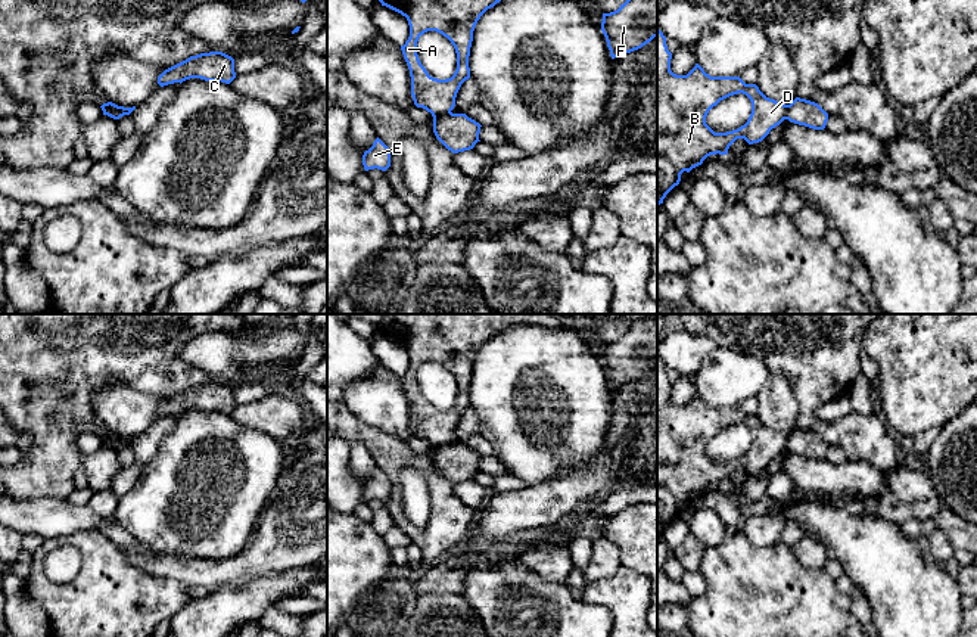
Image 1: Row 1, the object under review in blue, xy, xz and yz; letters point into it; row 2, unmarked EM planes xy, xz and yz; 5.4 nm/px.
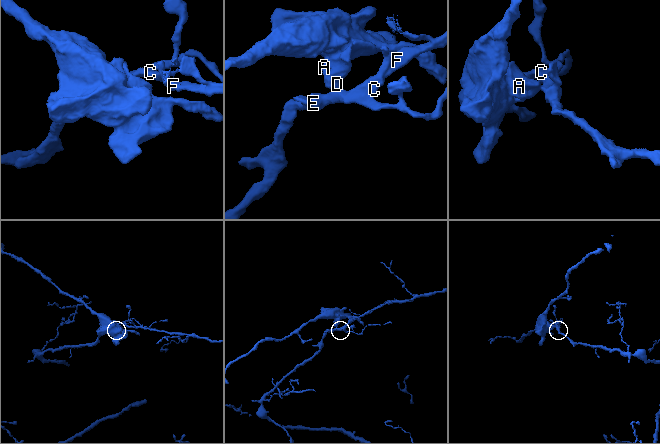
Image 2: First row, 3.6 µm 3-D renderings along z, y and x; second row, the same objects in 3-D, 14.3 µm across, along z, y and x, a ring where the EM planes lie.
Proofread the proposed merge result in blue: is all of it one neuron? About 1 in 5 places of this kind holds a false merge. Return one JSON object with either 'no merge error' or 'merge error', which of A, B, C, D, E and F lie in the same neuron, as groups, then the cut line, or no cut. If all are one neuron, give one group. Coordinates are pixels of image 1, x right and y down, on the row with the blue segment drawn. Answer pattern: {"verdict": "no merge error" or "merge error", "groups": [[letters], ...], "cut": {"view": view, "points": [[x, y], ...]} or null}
{"verdict": "merge error", "groups": [["A", "B", "D"], ["C", "E", "F"]], "cut": {"view": "xz", "points": [[450, 111], [433, 117]]}}

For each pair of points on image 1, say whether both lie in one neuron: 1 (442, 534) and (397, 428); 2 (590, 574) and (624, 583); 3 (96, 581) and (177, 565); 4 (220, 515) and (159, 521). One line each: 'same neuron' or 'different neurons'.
1: different neurons
2: different neurons
3: different neurons
4: same neuron

